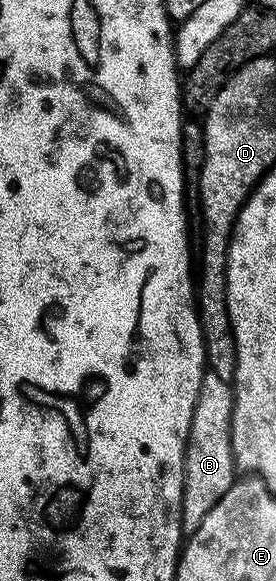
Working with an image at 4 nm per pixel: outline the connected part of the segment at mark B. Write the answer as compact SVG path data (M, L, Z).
M209 370L201 381L192 426L185 450L184 496L181 502L181 522L185 535L192 535L203 523L203 517L215 507L236 481L234 452L231 450L230 422L234 410L234 391L231 383Z

